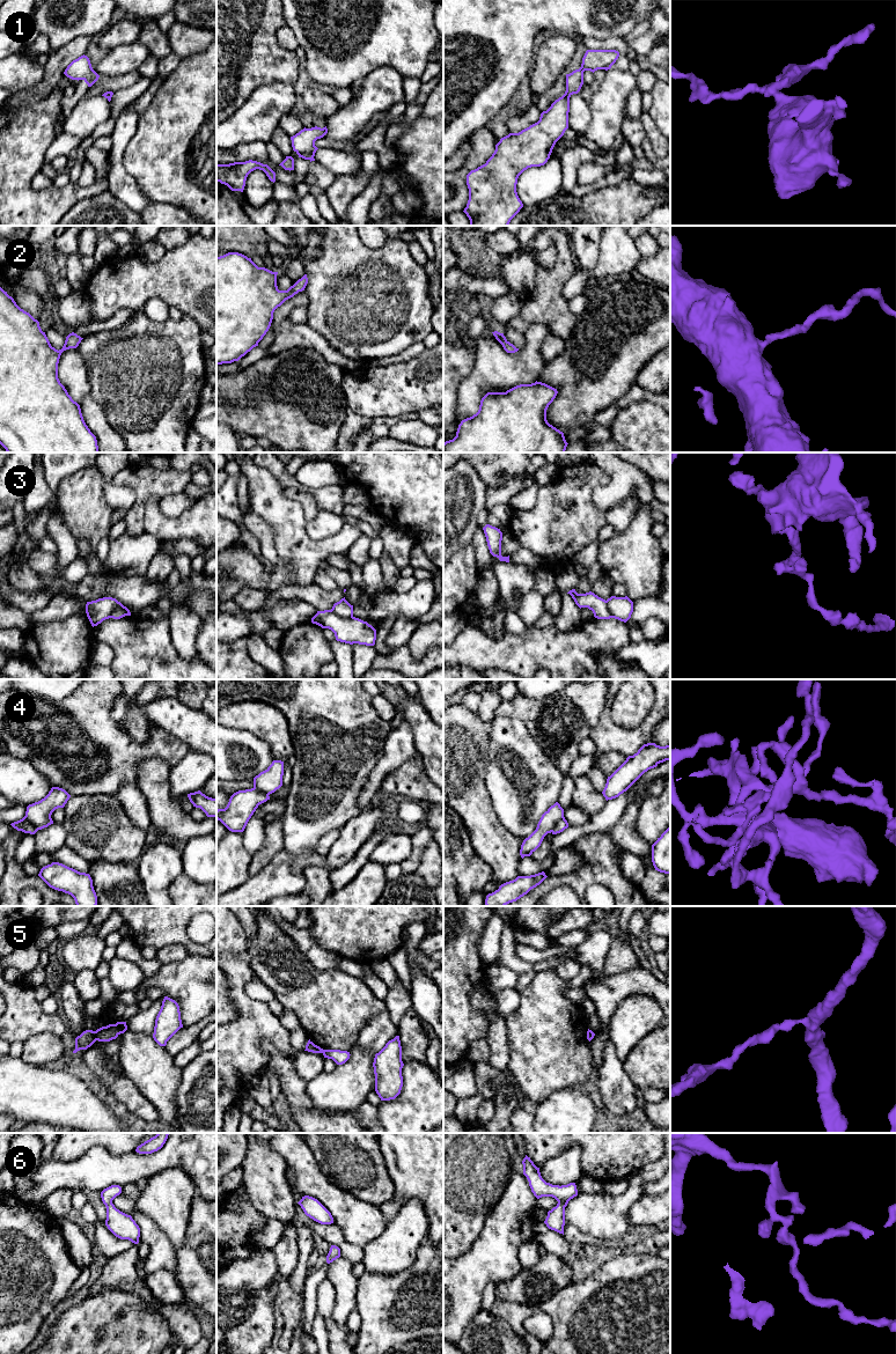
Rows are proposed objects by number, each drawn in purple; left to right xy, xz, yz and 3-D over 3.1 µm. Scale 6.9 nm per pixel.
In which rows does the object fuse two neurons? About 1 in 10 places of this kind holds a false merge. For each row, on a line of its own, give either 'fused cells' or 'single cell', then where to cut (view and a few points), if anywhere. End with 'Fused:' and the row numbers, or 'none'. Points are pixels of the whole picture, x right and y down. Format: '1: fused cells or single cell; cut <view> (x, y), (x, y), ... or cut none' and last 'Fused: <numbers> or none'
1: single cell; cut none
2: single cell; cut none
3: fused cells; cut xy (127, 613), (123, 608), (117, 608), (109, 617)
4: fused cells; cut yz (563, 816), (551, 831)
5: fused cells; cut xy (95, 1031), (96, 1039)
6: single cell; cut none
Fused: 3, 4, 5

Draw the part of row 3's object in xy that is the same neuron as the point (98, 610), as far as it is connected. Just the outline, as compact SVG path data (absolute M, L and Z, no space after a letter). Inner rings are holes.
M103 597L96 601L87 602L86 613L91 626L94 627L101 624L103 620L109 619L111 617L111 613L117 608L124 608L127 616L131 616L130 610L112 597Z

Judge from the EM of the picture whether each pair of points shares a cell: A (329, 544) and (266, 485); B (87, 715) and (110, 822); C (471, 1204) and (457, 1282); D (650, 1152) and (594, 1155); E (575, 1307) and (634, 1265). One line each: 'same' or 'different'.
A: same
B: different
C: different
D: same
E: same

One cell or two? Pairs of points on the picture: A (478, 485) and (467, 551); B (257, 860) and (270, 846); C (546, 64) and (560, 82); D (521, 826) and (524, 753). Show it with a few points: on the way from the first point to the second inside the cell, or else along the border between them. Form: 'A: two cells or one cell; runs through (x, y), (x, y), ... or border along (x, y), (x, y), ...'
A: two cells; border along (470, 542), (455, 552)
B: one cell; runs through (261, 856), (267, 850)
C: two cells; border along (563, 72), (540, 96)
D: one cell; runs through (520, 808), (521, 772)

